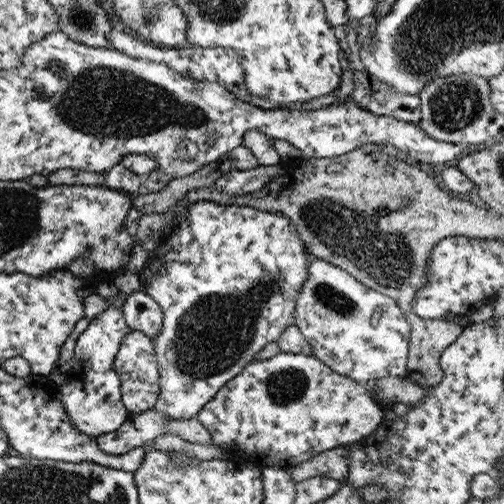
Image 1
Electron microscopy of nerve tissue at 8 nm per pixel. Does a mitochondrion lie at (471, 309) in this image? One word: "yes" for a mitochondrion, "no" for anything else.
no

